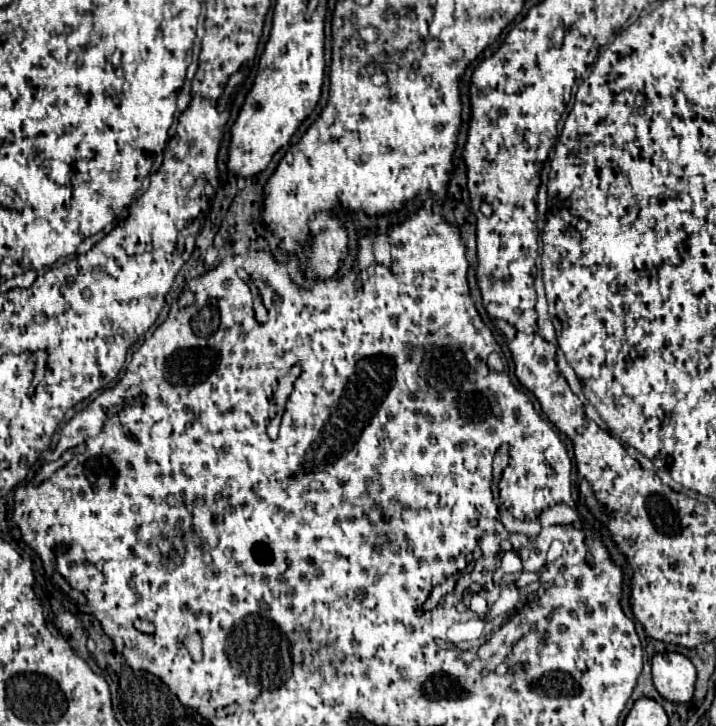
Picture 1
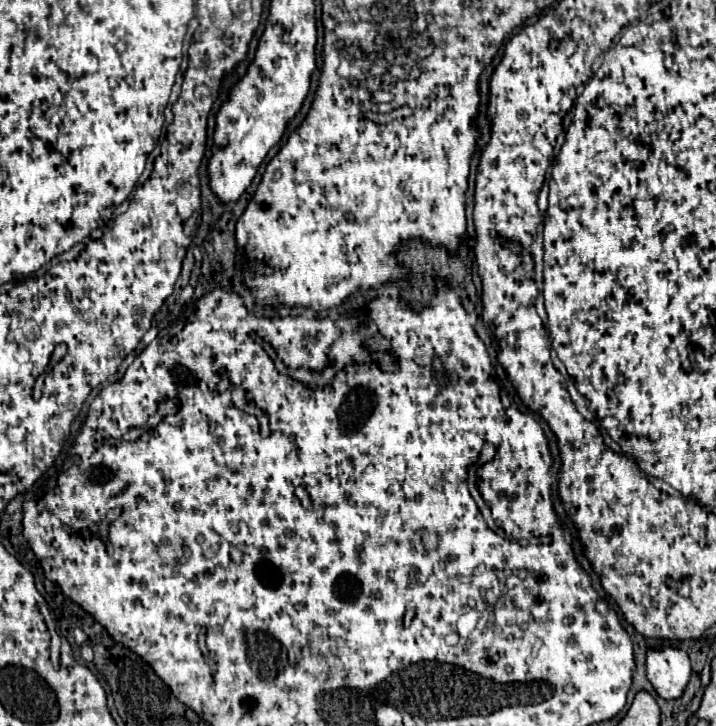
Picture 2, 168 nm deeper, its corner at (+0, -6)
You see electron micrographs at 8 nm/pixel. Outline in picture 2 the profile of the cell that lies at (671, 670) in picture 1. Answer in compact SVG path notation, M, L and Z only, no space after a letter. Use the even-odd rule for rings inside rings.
M660 648L646 652L646 672L658 696L680 698L690 680L690 658L680 648Z

